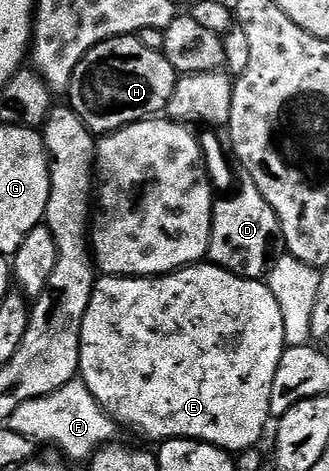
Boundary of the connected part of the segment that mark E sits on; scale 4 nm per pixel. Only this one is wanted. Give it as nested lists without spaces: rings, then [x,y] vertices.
[[[192,264],[173,274],[153,278],[103,276],[95,283],[95,291],[91,294],[89,308],[81,324],[78,377],[97,399],[100,408],[117,420],[120,427],[129,424],[149,438],[192,438],[195,442],[208,442],[210,446],[218,446],[221,450],[236,452],[235,450],[247,450],[250,446],[257,445],[263,429],[269,423],[269,392],[273,392],[273,376],[277,376],[277,364],[284,349],[285,320],[281,320],[281,308],[277,308],[277,300],[266,281],[238,278],[214,264]]]

